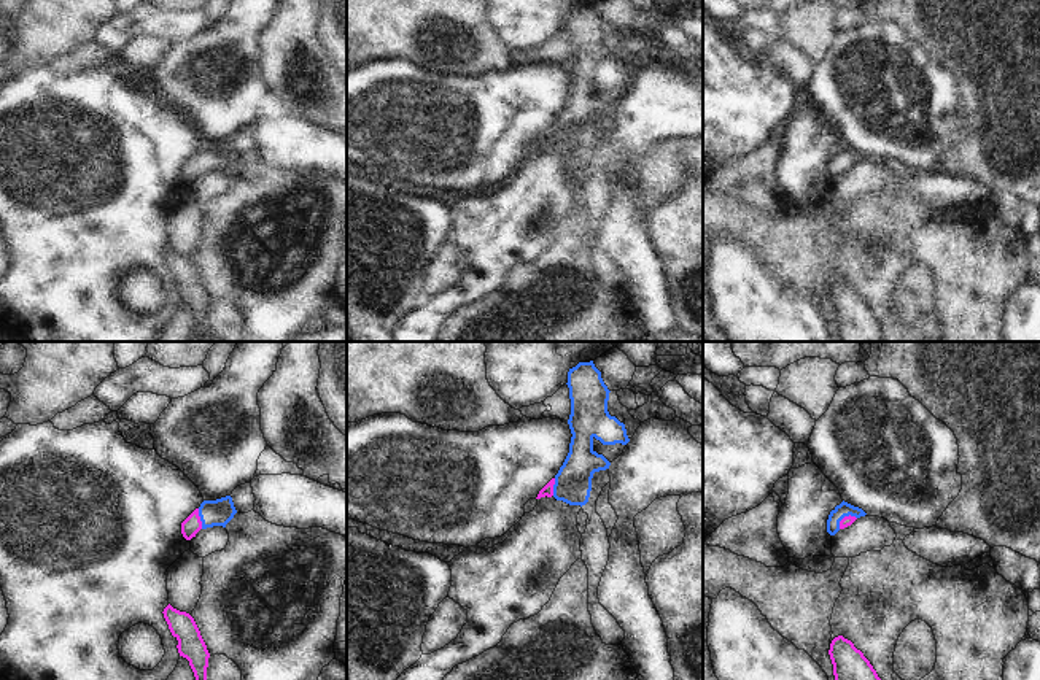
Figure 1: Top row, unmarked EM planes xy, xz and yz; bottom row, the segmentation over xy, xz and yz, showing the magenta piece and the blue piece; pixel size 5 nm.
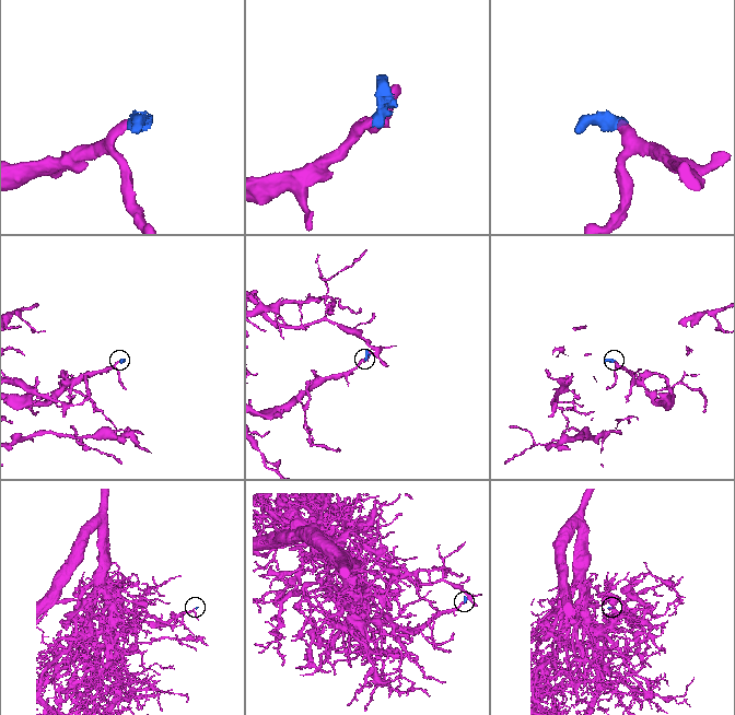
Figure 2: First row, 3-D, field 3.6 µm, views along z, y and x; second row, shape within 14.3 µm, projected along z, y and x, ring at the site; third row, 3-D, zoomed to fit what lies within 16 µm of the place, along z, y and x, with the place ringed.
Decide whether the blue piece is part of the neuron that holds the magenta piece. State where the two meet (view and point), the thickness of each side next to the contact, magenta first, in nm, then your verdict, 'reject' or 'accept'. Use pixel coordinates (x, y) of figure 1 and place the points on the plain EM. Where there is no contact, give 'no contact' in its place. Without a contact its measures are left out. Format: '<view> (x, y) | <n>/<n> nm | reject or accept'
xy (199, 162) | 90/140 nm | accept

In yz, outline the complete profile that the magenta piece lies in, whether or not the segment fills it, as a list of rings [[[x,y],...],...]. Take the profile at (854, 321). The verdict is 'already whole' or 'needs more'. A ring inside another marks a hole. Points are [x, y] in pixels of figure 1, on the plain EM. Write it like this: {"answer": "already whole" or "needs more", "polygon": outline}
{"answer": "already whole", "polygon": [[[843,280],[829,294],[838,342],[884,342],[883,326],[870,305]]]}

